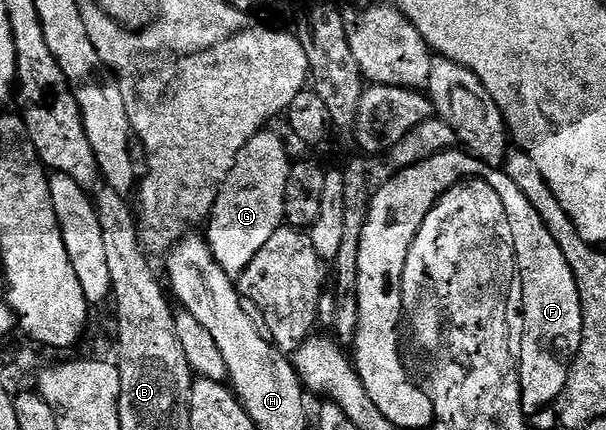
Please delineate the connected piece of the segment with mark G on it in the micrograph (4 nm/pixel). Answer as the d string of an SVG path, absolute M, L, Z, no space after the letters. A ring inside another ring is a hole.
M228 174L219 187L206 224L207 235L205 234L205 242L215 256L218 270L228 277L238 277L247 268L249 261L253 261L253 257L261 253L265 241L273 237L280 222L278 219L281 219L280 212L279 215L275 212L275 206L278 208L282 204L285 186L282 178L250 183L235 174Z

